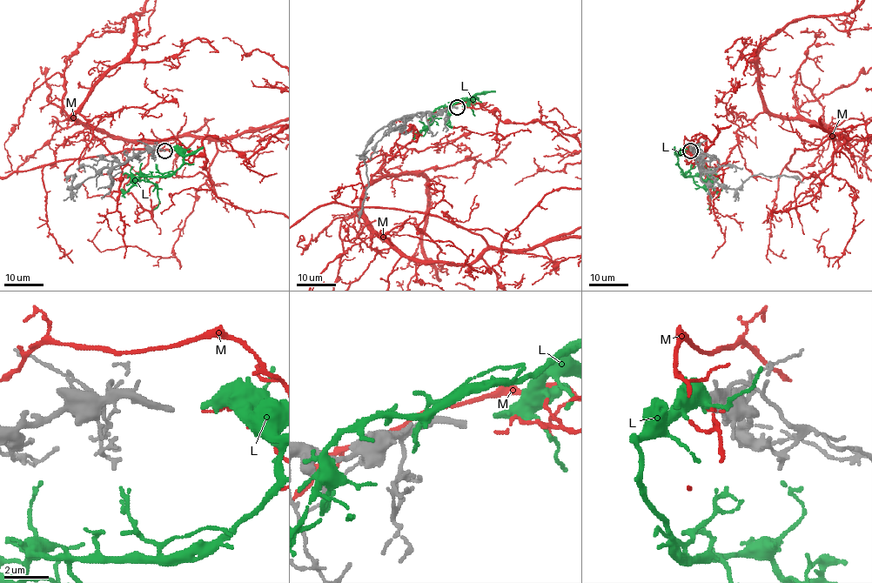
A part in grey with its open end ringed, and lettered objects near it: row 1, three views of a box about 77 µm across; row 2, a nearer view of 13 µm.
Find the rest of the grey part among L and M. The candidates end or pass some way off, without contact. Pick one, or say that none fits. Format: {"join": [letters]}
{"join": ["L"]}

